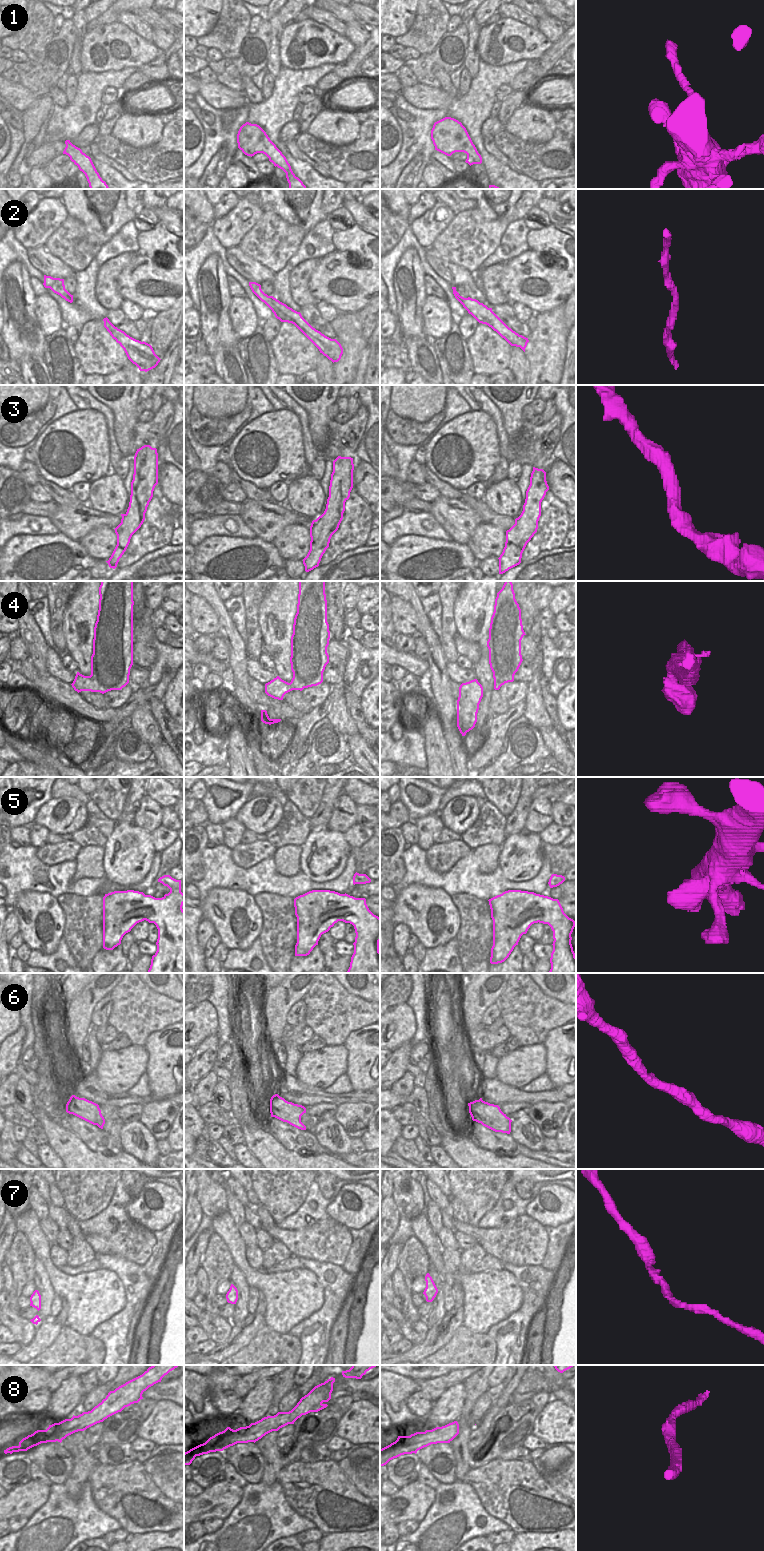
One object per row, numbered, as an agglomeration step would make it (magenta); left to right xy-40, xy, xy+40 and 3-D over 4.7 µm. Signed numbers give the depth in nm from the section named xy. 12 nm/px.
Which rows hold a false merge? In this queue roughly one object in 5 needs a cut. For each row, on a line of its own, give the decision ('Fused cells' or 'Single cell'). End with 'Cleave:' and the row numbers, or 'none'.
1: Single cell
2: Single cell
3: Single cell
4: Single cell
5: Single cell
6: Single cell
7: Single cell
8: Single cell
Cleave: none

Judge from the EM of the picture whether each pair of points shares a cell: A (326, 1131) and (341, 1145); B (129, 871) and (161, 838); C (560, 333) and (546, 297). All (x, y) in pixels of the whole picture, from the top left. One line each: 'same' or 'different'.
A: same
B: different
C: different

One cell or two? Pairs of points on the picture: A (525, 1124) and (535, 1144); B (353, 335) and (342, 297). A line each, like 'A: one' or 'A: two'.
A: one
B: two

